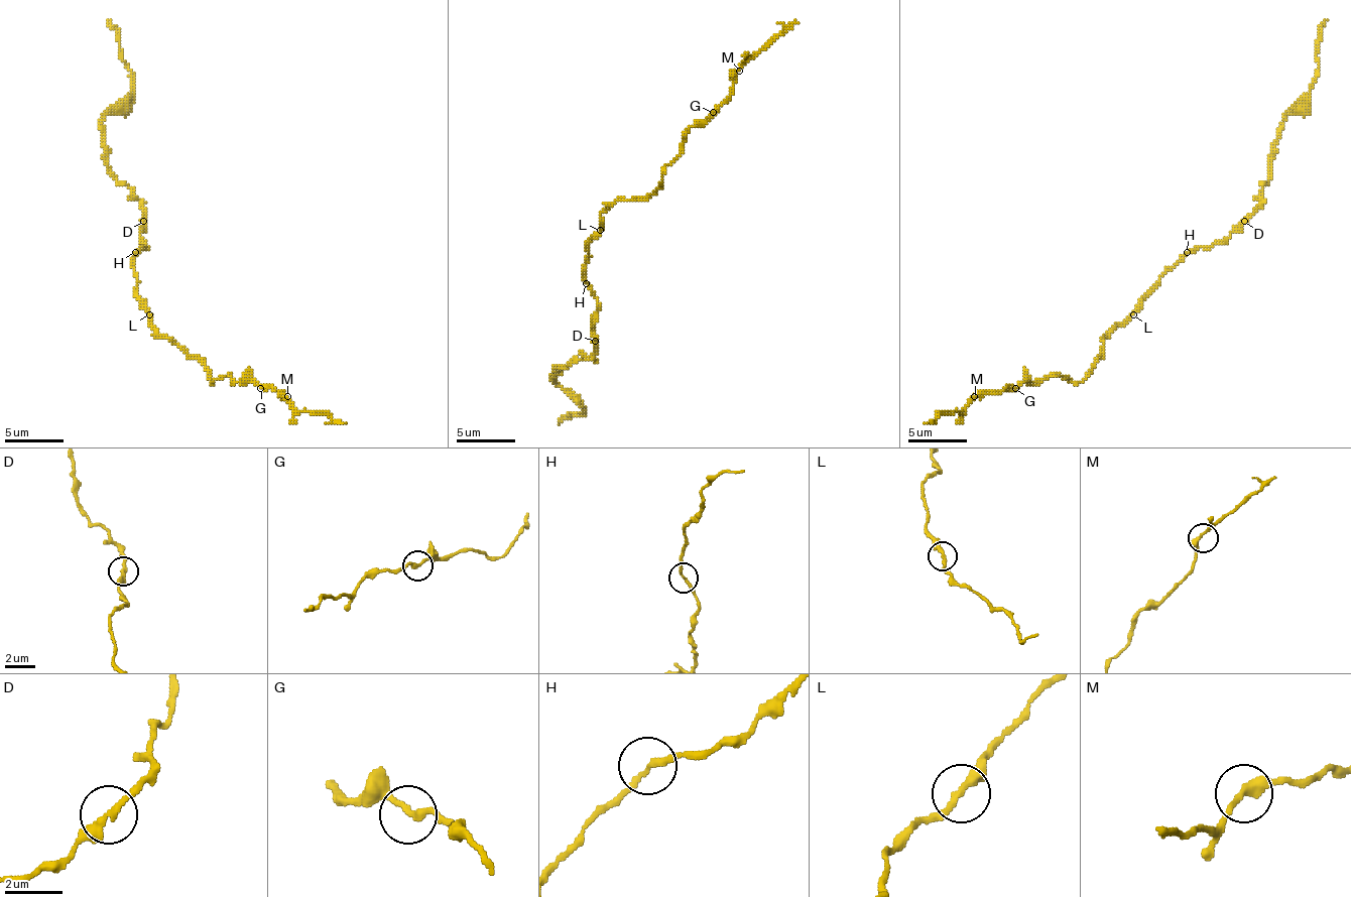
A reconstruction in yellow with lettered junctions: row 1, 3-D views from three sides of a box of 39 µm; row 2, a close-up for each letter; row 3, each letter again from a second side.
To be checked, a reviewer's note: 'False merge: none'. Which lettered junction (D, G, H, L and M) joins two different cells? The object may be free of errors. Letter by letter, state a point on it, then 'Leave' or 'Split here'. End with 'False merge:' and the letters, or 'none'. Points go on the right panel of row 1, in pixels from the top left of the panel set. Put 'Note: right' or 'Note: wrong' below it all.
D: Place: (1244, 221). Split here
G: Place: (1015, 388). Leave
H: Place: (1187, 252). Leave
L: Place: (1133, 314). Leave
M: Place: (974, 396). Leave
False merge: D
Note: wrong

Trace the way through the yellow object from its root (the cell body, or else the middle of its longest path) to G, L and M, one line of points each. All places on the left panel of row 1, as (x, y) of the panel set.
G: (137, 287), (149, 324), (193, 356), (211, 382), (228, 376), (260, 388)
L: (137, 287), (137, 299), (149, 314)
M: (137, 287), (149, 324), (193, 356), (211, 382), (228, 376), (287, 396)

